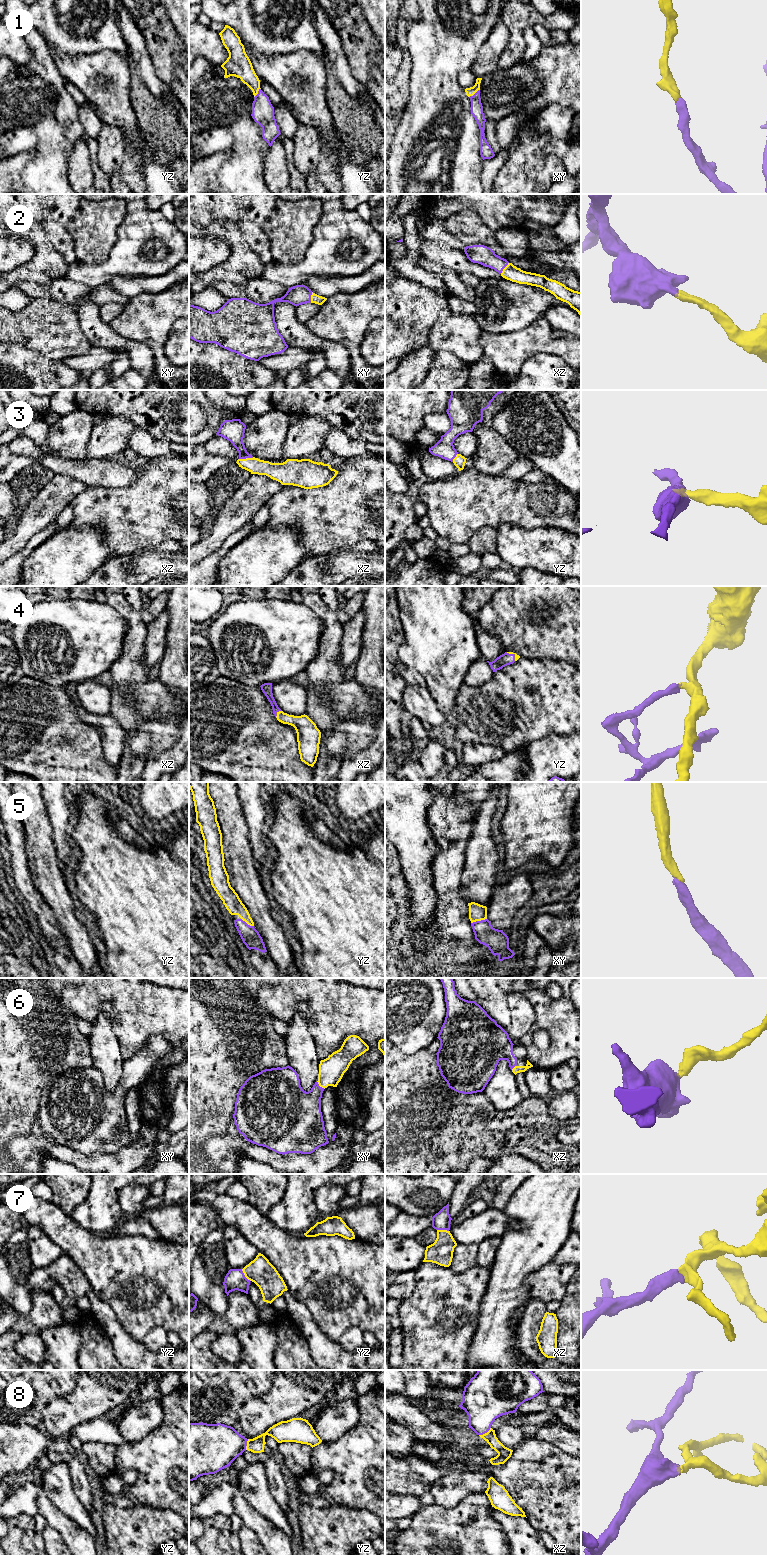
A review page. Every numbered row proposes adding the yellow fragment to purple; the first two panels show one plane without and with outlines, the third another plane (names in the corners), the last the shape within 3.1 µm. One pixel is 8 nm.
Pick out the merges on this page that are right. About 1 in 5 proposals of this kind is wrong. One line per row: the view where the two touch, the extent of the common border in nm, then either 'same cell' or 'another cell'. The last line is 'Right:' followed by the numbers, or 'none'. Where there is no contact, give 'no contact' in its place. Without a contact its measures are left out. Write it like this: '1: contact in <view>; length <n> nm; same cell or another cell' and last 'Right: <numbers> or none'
1: contact in xy; length 110 nm; same cell
2: contact in xz; length 120 nm; same cell
3: contact in xz; length 120 nm; same cell
4: contact in xz; length 80 nm; another cell
5: contact in xy; length 130 nm; same cell
6: contact in xy; length 90 nm; same cell
7: contact in yz; length 120 nm; same cell
8: contact in xz; length 120 nm; same cell
Right: 1, 2, 3, 5, 6, 7, 8

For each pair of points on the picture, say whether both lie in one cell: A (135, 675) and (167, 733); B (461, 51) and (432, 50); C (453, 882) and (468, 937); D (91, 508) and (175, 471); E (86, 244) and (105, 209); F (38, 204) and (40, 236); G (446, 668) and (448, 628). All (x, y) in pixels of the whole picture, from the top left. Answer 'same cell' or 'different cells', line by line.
A: different cells
B: same cell
C: same cell
D: same cell
E: same cell
F: different cells
G: same cell

